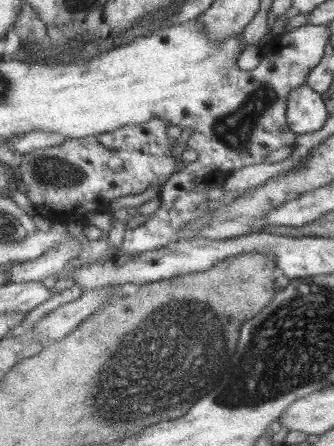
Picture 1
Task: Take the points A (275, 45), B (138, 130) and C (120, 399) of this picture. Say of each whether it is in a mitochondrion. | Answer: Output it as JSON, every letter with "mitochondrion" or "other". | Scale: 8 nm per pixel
{"A":"other","B":"other","C":"mitochondrion"}

